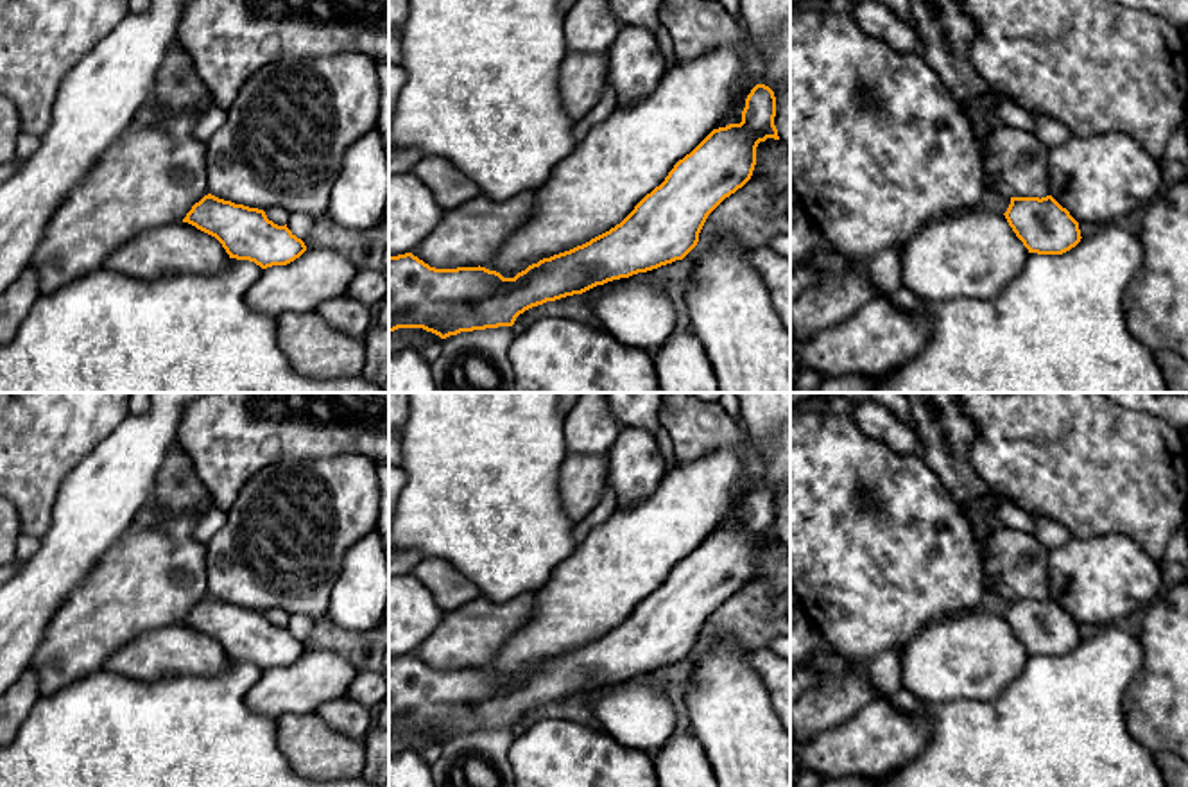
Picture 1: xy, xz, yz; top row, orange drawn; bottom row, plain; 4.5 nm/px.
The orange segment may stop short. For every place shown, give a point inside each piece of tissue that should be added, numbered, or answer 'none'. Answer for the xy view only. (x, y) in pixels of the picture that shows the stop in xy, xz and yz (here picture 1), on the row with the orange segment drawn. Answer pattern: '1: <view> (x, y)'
1: xy (181, 248)

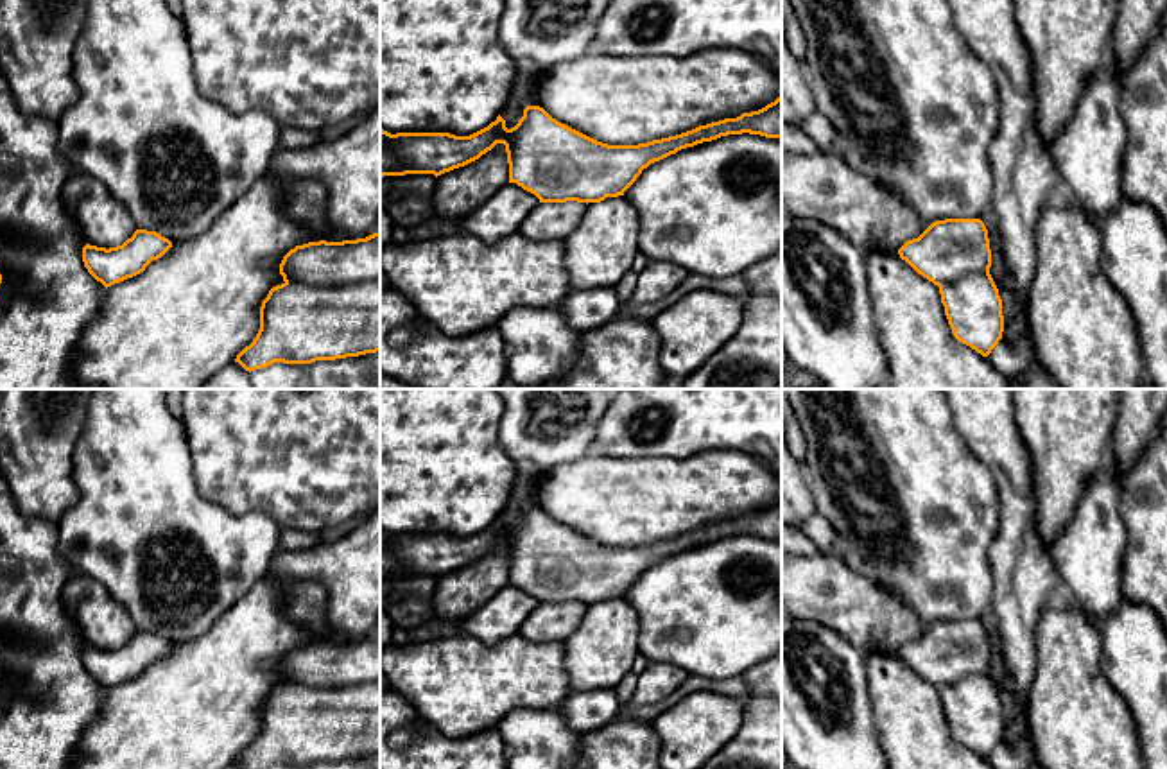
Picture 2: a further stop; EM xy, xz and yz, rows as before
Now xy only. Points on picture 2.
none

